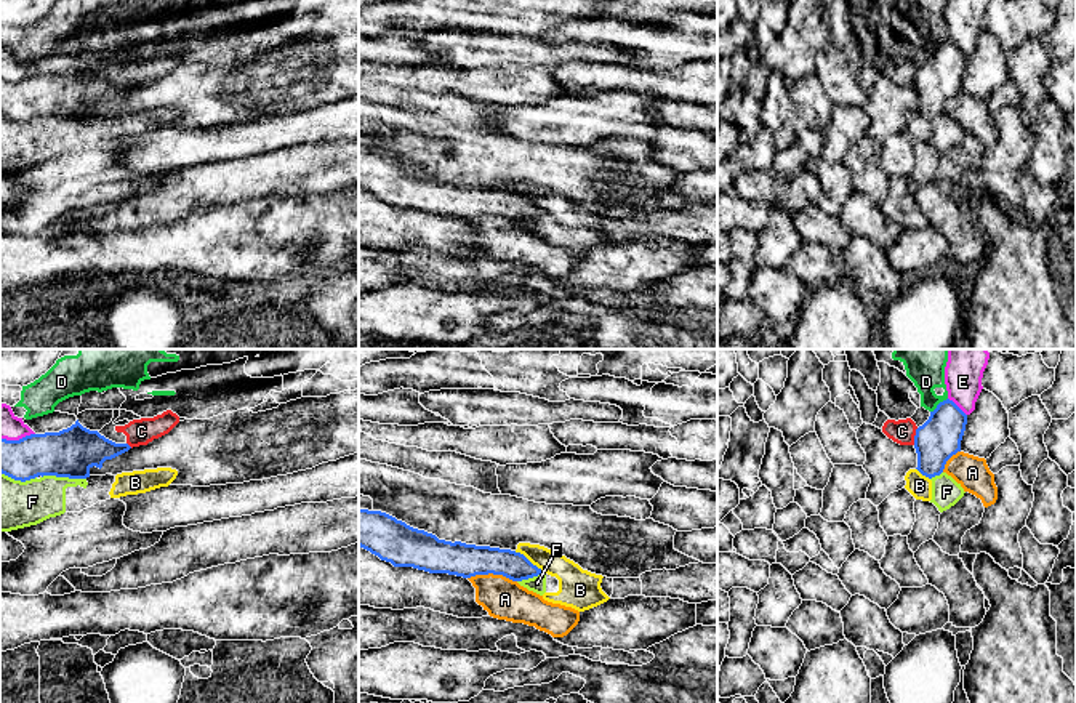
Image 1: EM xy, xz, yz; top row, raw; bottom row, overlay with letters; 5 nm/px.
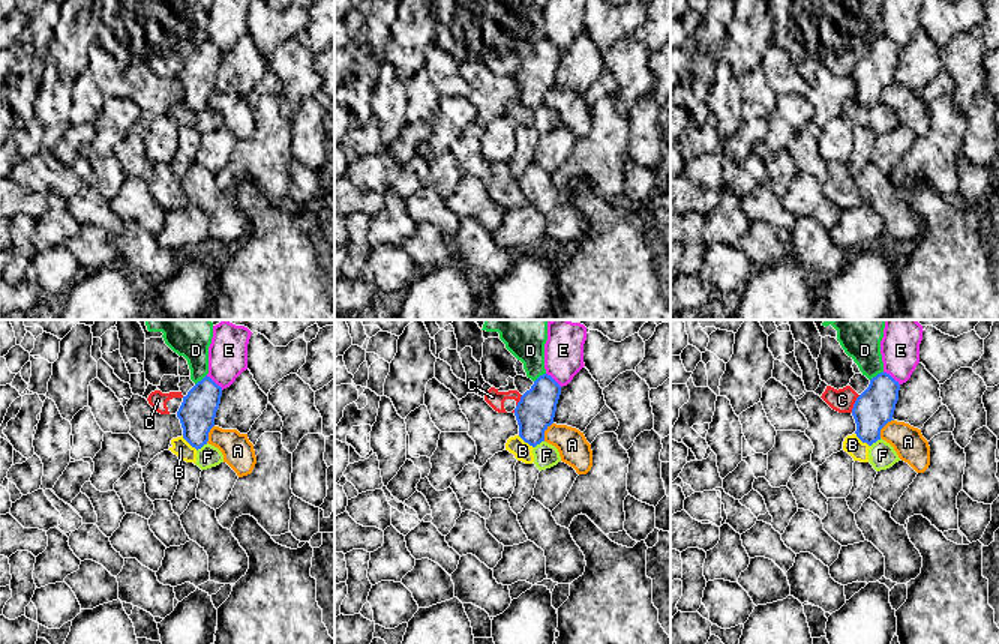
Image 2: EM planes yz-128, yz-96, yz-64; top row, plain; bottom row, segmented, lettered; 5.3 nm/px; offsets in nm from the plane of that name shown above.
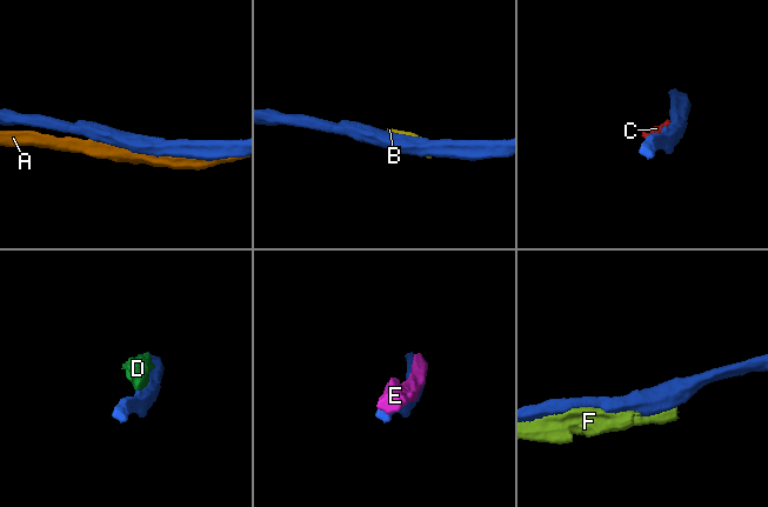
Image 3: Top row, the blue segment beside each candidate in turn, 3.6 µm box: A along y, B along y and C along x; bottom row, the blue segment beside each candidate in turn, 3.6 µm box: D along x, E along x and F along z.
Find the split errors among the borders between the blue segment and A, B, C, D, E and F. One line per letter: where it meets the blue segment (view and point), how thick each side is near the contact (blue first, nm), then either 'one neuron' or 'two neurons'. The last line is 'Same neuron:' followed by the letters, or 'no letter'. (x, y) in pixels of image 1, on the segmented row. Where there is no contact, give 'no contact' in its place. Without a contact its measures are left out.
A: meets blue in xz at (492, 572); 170 nm thick on the blue side, 200 nm on the other; two neurons
B: meets blue in xz at (527, 559); 140 nm thick on the blue side, 140 nm on the other; two neurons
C: meets blue in yz at (915, 436); 220 nm thick on the blue side, 120 nm on the other; two neurons
D: meets blue in yz at (939, 404); 220 nm thick on the blue side, 220 nm on the other; two neurons
E: meets blue in yz at (958, 407); 220 nm thick on the blue side, 200 nm on the other; two neurons
F: meets blue in xy at (64, 476); 240 nm thick on the blue side, 220 nm on the other; two neurons
Same neuron: no letter

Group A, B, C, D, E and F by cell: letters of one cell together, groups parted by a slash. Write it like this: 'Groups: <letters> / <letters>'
Groups: A / B F / C D / E

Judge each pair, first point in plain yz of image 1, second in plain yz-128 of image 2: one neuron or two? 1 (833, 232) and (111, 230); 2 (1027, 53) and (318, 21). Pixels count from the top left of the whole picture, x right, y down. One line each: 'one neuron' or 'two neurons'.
1: one neuron
2: two neurons

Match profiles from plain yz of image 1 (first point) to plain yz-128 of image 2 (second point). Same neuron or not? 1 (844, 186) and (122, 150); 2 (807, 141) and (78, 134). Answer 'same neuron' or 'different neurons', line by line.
1: different neurons
2: same neuron

